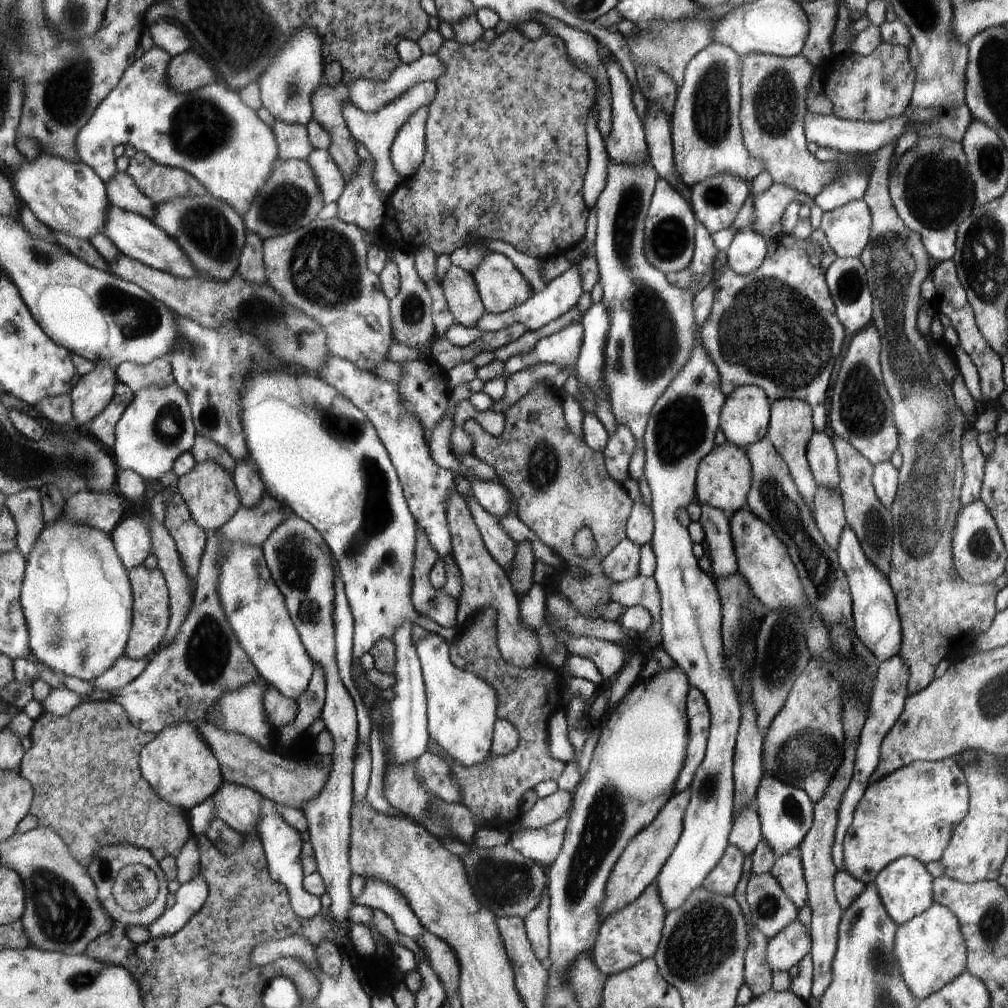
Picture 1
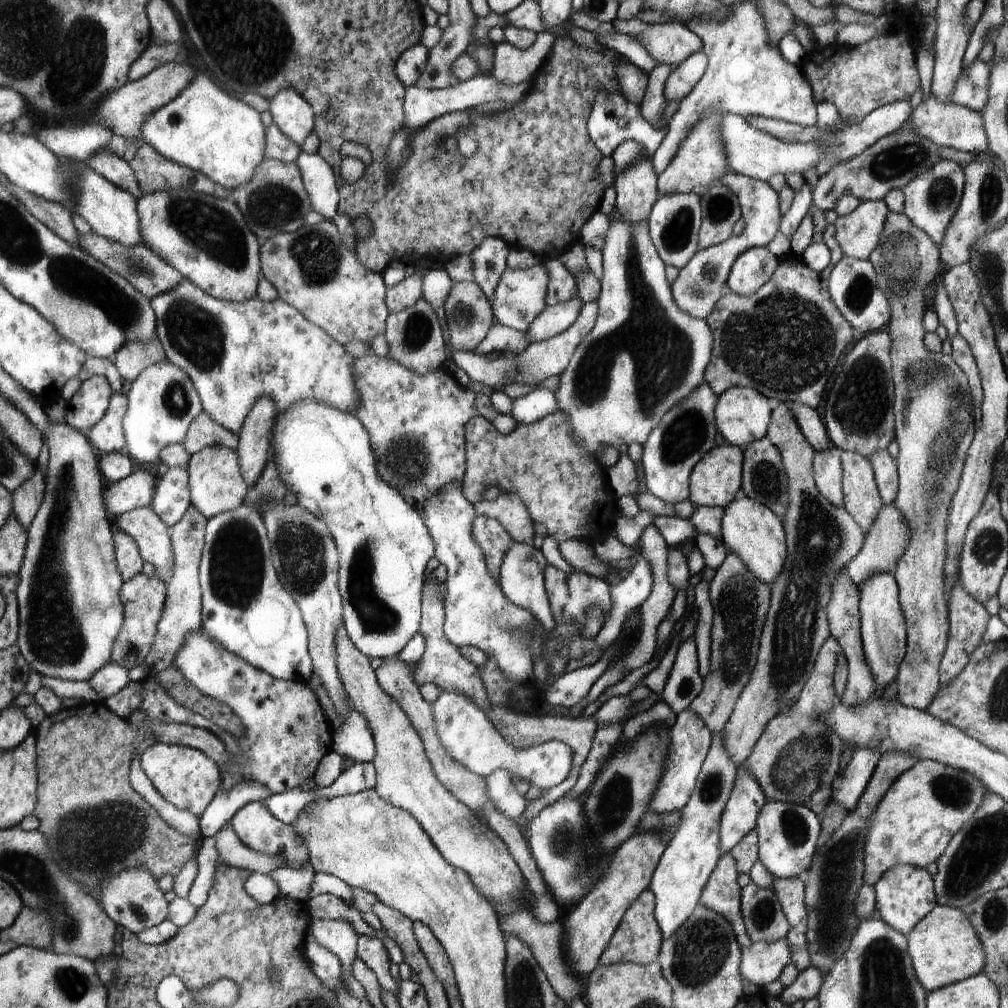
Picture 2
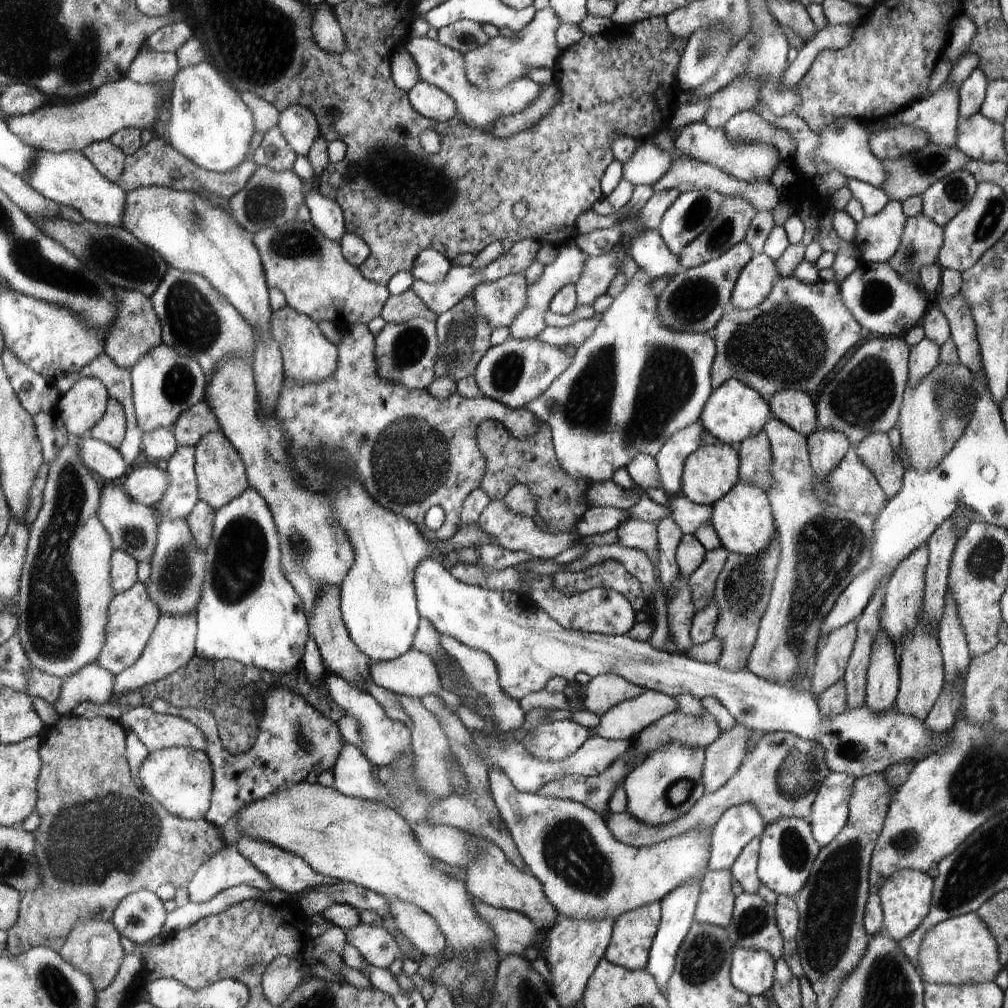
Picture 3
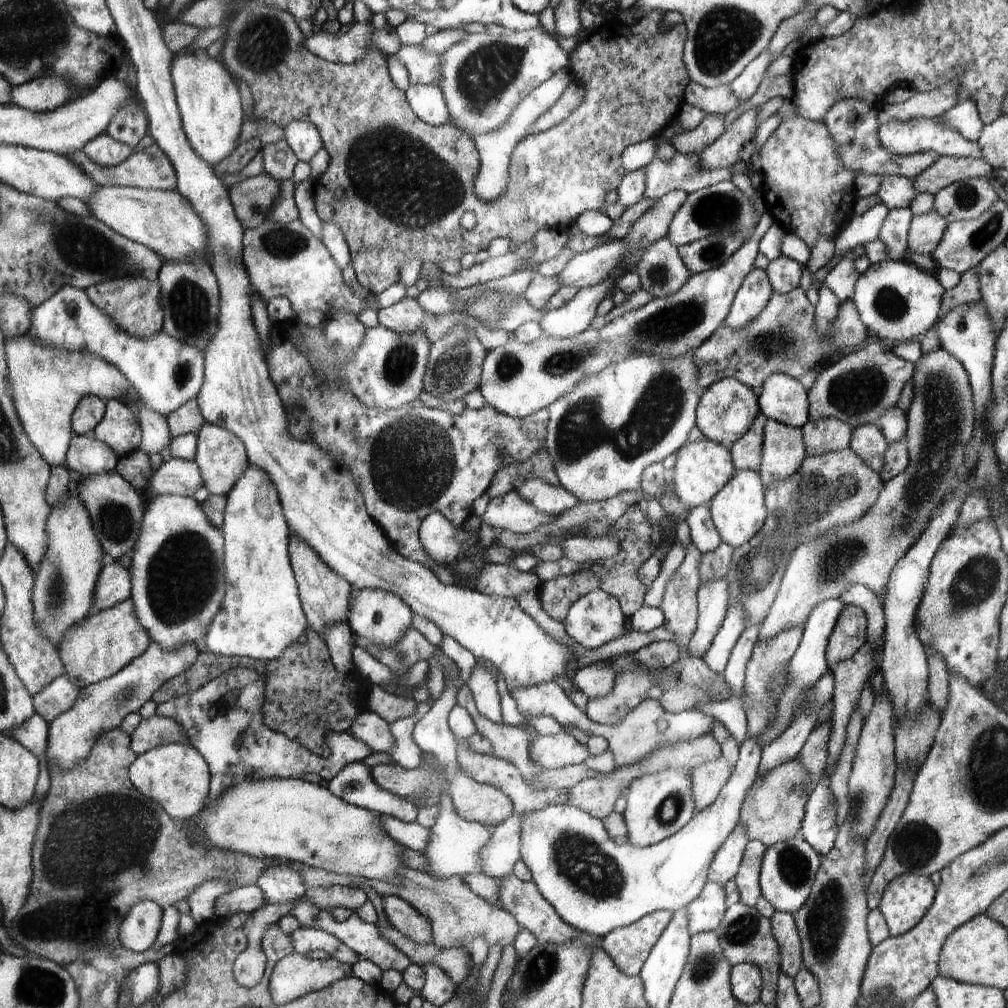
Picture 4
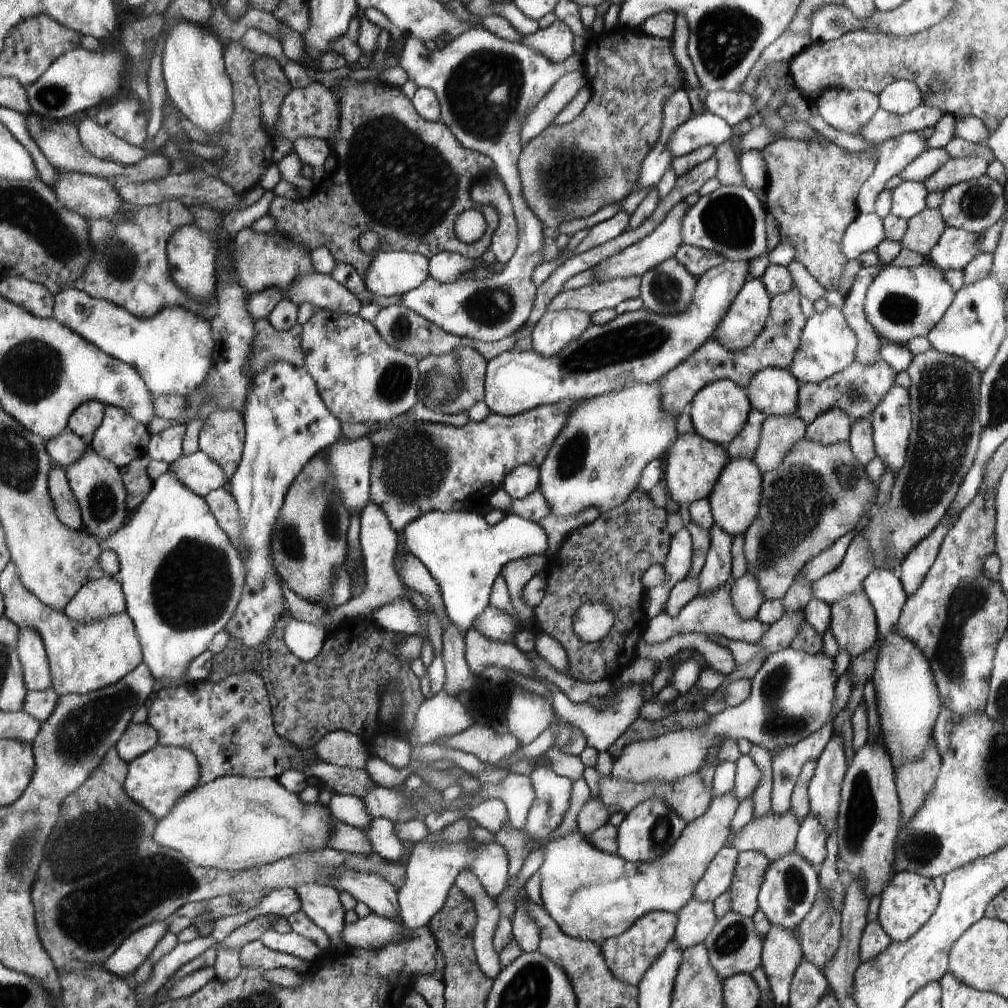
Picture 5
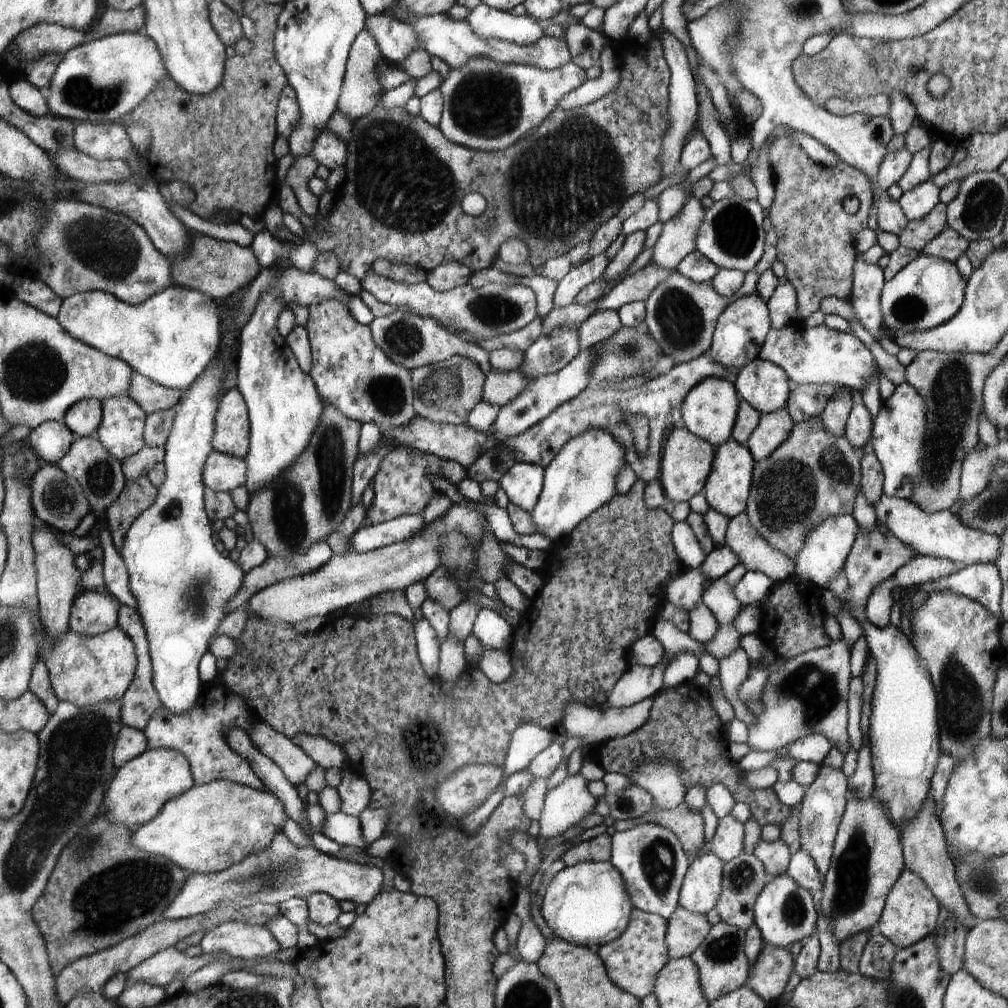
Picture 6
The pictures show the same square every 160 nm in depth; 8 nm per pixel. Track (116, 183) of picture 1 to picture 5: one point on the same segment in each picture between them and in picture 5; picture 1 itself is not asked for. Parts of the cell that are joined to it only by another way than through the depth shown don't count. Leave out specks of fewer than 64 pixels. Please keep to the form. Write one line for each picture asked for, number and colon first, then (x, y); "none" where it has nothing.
2: (113, 168)
3: (109, 159)
4: (104, 150)
5: (99, 142)

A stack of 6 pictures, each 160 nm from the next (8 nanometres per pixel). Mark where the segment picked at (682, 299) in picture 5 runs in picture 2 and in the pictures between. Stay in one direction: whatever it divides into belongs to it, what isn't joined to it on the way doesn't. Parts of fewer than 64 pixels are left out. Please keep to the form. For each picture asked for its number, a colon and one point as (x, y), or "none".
2: (636, 189)
3: (651, 254)
4: (661, 269)

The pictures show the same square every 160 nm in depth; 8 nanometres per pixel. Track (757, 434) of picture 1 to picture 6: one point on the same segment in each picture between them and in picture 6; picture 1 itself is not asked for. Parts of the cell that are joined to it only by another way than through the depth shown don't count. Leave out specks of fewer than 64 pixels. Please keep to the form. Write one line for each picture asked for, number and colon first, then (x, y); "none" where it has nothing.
2: (742, 414)
3: (734, 412)
4: (727, 409)
5: (720, 411)
6: (711, 411)

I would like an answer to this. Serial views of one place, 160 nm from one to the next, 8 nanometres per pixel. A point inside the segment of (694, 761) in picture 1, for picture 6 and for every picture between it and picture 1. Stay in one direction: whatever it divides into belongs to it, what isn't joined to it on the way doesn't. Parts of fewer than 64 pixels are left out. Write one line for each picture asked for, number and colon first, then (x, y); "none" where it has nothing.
2: (691, 738)
3: (665, 785)
4: (657, 805)
5: (646, 833)
6: (651, 857)

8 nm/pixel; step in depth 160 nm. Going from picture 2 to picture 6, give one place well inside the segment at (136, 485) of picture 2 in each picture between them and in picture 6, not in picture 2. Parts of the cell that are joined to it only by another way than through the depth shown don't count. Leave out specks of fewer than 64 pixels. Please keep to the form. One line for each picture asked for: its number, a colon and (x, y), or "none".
3: (147, 485)
4: (175, 476)
5: (201, 474)
6: (224, 473)

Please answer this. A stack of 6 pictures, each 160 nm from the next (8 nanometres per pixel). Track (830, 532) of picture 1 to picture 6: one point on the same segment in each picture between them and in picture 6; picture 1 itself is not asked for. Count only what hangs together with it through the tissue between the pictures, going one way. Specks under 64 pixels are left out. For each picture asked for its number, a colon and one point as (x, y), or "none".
2: (827, 468)
3: (826, 447)
4: (821, 436)
5: (833, 427)
6: (834, 417)

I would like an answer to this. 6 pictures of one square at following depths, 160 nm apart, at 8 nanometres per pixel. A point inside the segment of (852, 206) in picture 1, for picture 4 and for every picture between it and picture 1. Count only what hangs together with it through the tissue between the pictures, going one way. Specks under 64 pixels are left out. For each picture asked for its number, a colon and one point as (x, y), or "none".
2: (858, 233)
3: (878, 237)
4: (894, 232)

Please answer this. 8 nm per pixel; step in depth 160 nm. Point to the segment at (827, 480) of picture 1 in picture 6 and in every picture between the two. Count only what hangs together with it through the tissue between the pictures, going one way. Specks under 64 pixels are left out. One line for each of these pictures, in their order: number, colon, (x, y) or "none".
2: (810, 423)
3: (794, 407)
4: (783, 398)
5: (774, 392)
6: (764, 386)

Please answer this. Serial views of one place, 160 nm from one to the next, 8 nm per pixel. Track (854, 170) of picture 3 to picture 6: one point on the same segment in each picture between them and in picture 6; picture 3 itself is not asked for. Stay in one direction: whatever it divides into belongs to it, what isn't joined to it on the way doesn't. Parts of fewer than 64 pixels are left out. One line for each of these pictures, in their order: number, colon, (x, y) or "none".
4: (896, 192)
5: (909, 198)
6: (916, 203)

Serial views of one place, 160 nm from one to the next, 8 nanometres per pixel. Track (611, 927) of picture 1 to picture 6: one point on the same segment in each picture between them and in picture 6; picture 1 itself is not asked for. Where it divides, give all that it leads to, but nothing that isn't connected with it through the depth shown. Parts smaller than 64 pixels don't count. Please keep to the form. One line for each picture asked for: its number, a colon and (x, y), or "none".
2: (639, 939)
3: (634, 933)
4: (629, 946)
5: (629, 956)
6: (633, 961)

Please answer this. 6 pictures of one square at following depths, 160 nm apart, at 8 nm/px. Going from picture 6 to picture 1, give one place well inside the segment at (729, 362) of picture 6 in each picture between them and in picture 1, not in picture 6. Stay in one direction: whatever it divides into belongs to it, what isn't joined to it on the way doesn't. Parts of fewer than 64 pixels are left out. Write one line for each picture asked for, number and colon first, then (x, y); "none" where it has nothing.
1: (748, 249)
2: (753, 269)
3: (756, 282)
4: (755, 293)
5: (748, 316)

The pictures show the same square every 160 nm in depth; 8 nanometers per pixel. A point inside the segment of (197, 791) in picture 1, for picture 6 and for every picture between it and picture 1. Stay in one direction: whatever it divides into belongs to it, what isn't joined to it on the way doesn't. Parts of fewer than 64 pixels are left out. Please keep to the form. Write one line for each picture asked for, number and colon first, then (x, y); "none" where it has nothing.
2: (187, 778)
3: (181, 779)
4: (177, 776)
5: (158, 780)
6: (141, 788)

